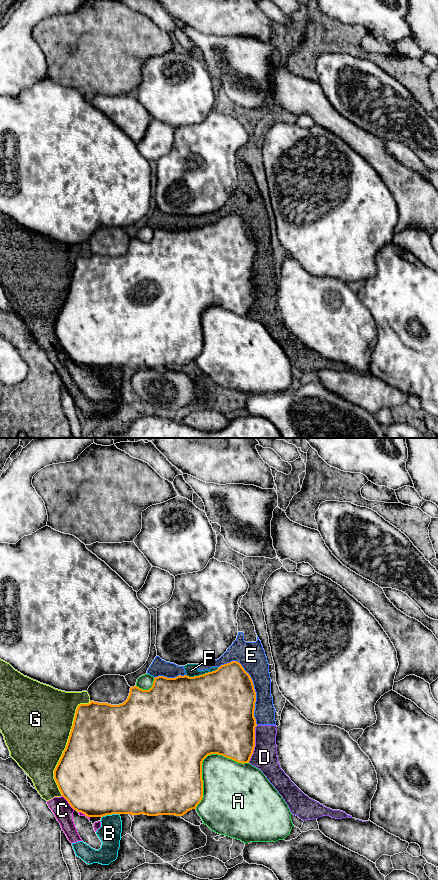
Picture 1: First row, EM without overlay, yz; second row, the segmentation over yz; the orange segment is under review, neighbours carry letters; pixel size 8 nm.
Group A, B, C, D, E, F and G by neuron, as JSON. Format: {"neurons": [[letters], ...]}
{"neurons": [["A"], ["B", "C", "G"], ["D", "E", "F"]]}

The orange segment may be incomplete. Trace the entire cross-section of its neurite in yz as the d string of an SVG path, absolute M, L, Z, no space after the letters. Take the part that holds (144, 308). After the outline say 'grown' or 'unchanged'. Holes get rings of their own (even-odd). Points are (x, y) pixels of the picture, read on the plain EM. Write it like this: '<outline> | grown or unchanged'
M232 213L221 217L215 223L199 228L155 229L149 242L143 242L137 238L131 239L127 252L119 257L94 253L90 253L88 256L80 256L76 261L66 300L54 322L54 331L62 348L70 358L87 369L103 369L112 366L183 368L188 363L196 361L203 350L202 314L208 307L218 306L238 315L249 315L255 299L255 279L257 278L254 269L255 254L256 244L250 227L239 214Z | unchanged

